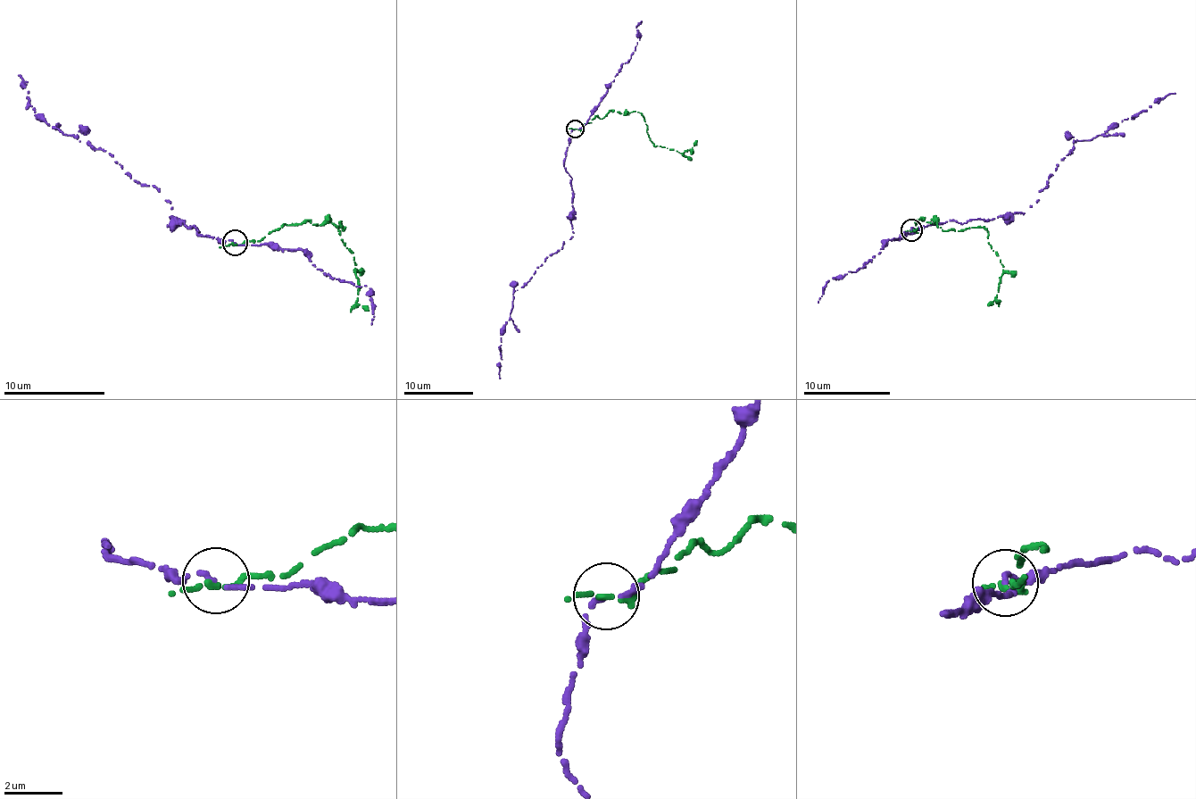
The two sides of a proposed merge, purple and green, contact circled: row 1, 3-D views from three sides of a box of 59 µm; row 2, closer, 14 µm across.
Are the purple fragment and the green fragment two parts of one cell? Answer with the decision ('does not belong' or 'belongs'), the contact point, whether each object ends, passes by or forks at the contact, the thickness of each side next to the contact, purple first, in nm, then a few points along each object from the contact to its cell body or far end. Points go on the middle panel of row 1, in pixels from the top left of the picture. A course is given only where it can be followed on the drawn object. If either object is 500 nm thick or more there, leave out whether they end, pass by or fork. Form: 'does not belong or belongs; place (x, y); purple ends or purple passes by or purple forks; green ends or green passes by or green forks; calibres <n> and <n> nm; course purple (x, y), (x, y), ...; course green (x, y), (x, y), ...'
does not belong; place (575, 129); purple passes by; green passes by; calibres 150 and 150 nm; course purple (575, 129), (564, 167), (572, 178), (573, 236), (513, 292), (510, 320), (501, 335), (500, 378); course green (574, 129), (581, 129), (609, 112), (635, 111), (643, 114), (654, 146), (679, 153), (692, 150), (697, 140)

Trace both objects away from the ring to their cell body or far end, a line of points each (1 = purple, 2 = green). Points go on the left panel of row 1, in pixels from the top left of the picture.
1: (236, 242), (171, 218), (171, 203), (153, 185), (53, 129), (28, 104), (19, 76)
2: (234, 242), (260, 242), (303, 220), (331, 221), (344, 231), (338, 222), (360, 286), (358, 301), (369, 310)

